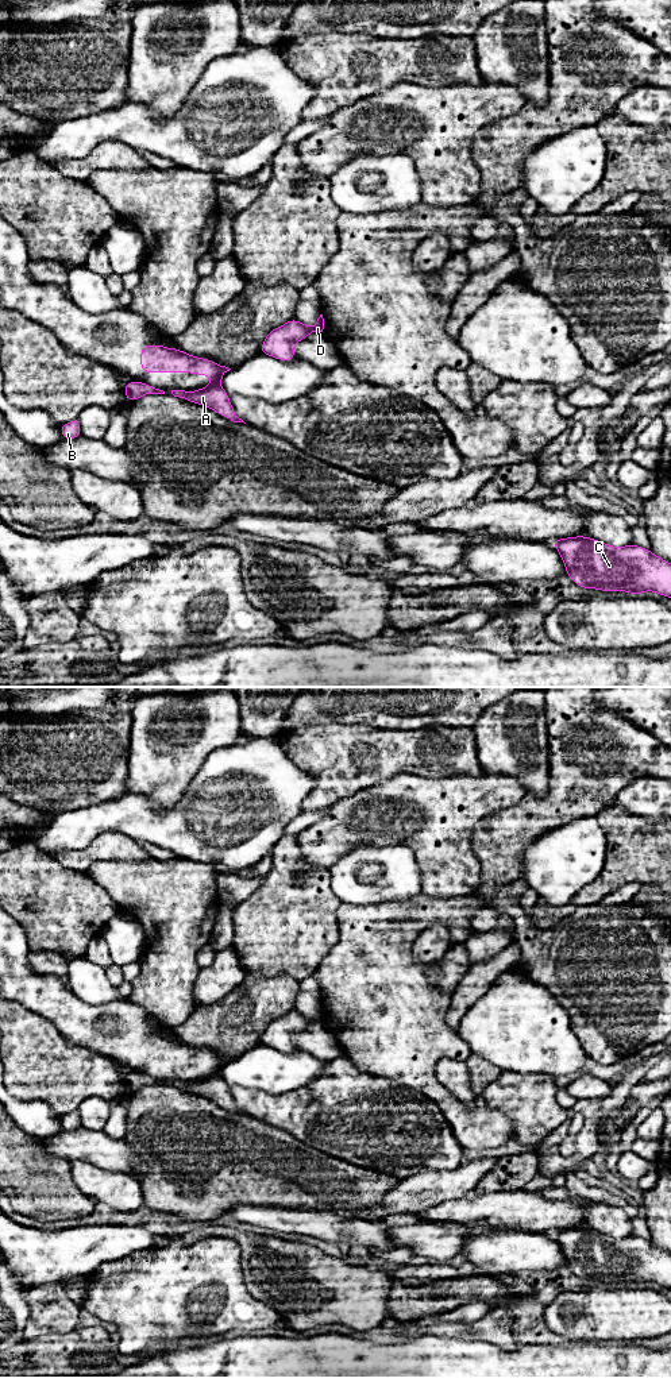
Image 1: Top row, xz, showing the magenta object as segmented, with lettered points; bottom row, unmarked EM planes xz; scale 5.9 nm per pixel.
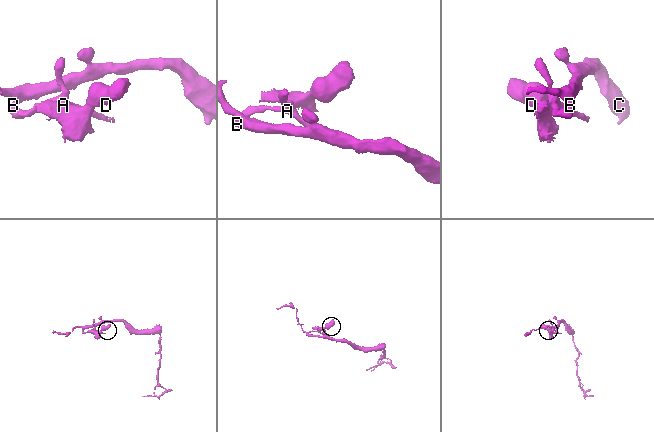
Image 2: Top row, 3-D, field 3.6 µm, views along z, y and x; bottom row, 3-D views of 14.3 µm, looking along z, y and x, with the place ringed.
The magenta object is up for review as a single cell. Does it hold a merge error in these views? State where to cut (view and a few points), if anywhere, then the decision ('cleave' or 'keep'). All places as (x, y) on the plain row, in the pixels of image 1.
cut in xz along (212, 1073), (219, 1075); cleave

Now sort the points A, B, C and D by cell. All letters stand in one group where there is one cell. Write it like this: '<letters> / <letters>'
A B C / D

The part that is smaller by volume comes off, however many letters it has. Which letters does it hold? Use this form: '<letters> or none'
D

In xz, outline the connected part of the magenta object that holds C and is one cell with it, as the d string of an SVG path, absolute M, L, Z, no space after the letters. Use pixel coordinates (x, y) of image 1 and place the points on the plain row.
M587 1227L552 1232L566 1265L581 1279L625 1282L640 1286L655 1282L671 1289L671 1254L635 1235L613 1238Z

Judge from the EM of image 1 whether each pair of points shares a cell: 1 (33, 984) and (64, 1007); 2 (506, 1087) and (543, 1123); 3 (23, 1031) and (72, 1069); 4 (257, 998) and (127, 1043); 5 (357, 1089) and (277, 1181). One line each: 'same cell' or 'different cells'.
1: same cell
2: same cell
3: same cell
4: different cells
5: different cells

